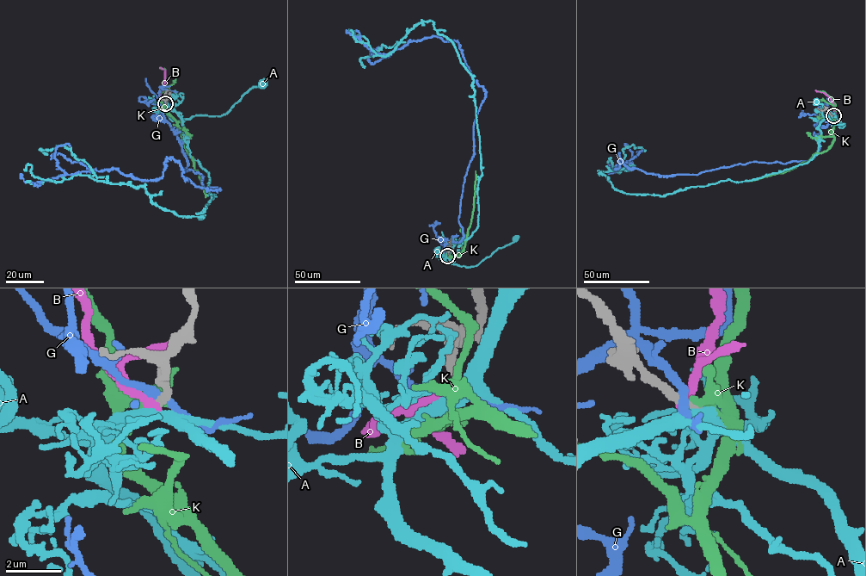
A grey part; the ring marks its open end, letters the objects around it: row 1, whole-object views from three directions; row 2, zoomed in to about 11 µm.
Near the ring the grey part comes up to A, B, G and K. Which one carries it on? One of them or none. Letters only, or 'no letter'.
no letter

